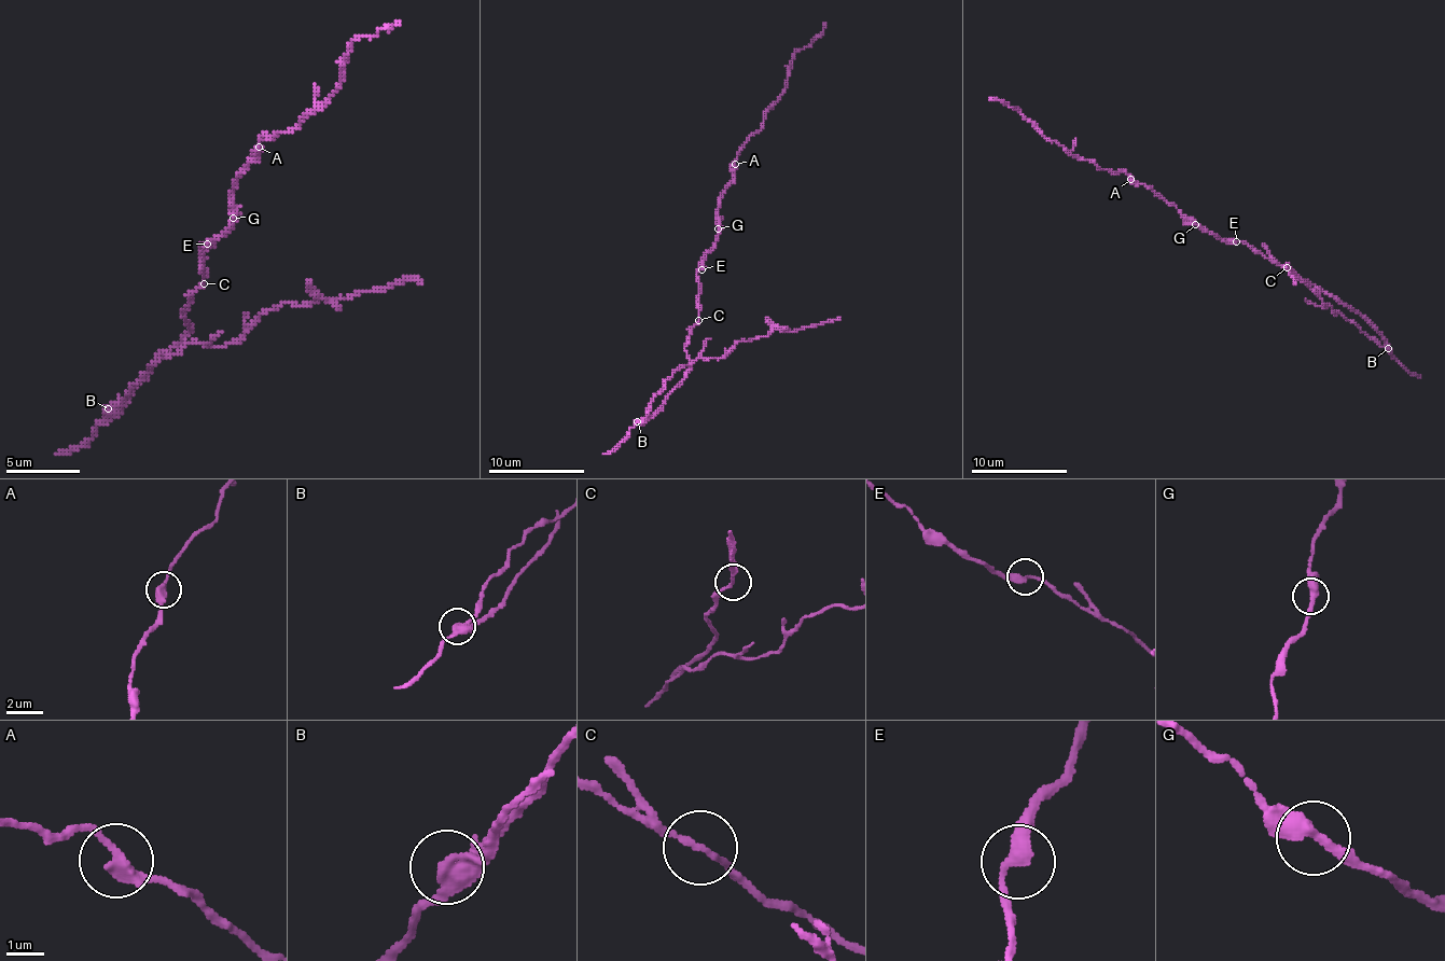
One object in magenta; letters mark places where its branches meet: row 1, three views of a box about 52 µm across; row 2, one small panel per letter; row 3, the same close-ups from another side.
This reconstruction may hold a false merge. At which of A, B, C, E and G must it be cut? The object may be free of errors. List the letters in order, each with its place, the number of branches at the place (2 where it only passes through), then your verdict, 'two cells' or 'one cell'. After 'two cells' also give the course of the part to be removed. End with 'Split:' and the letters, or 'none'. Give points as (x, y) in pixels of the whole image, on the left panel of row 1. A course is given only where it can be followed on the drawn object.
A: at (259, 147); 2 branches meet; one cell
B: at (108, 408); 3 branches meet; two cells; foreign part runs (108, 409), (122, 406), (152, 365), (189, 343), (233, 343), (266, 309), (407, 280), (421, 283)
C: at (204, 283); 2 branches meet; one cell
E: at (207, 244); 2 branches meet; one cell
G: at (233, 218); 2 branches meet; one cell
Split: B

